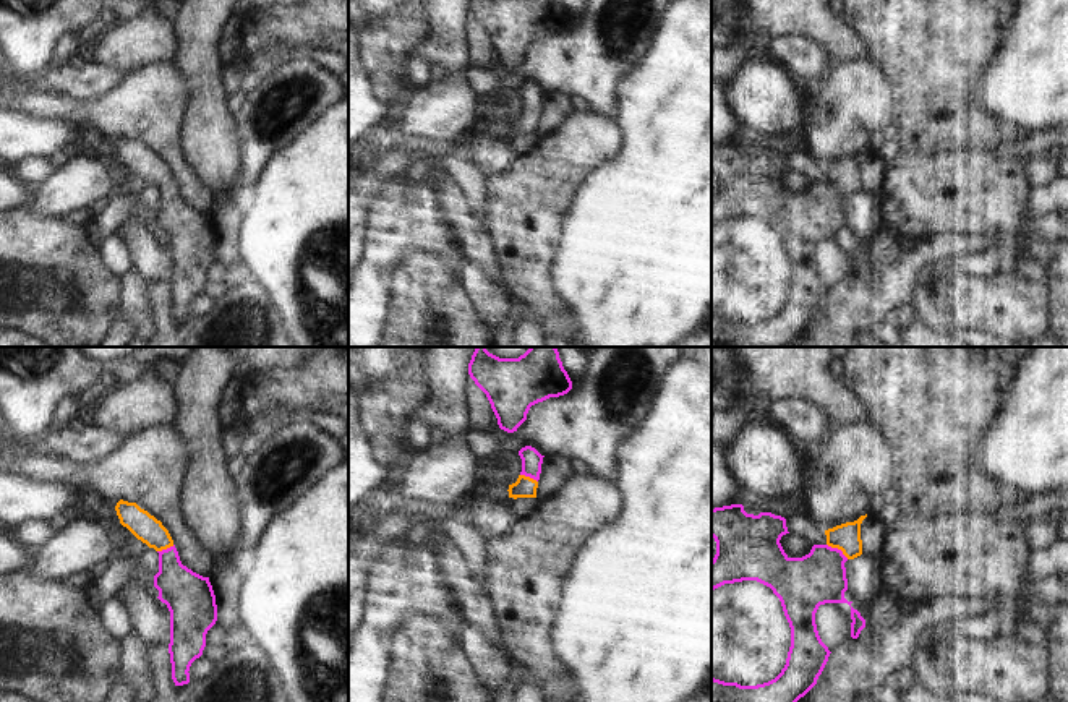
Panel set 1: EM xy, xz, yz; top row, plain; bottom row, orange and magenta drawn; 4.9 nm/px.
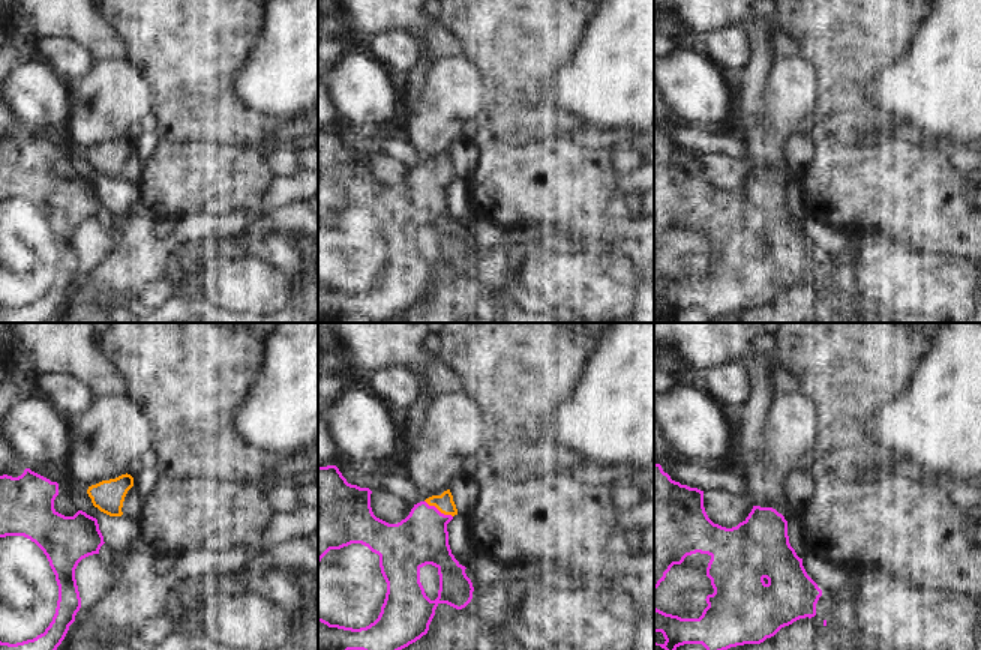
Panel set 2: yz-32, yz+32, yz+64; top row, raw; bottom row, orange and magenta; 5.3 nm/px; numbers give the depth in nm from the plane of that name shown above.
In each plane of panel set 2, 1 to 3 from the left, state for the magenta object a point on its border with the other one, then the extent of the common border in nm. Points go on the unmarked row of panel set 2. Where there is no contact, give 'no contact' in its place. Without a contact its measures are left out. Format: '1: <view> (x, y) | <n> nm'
1: no contact
2: yz+32 (438, 173) | 180 nm
3: no contact

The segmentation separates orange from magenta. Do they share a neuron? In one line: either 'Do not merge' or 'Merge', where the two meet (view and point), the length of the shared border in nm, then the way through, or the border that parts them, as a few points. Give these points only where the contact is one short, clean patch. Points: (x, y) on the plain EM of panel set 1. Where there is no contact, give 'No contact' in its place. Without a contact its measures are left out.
Merge. Touches orange at yz (838, 185). Shared border 130 nm. Path across: yz (846, 174), (838, 185), (803, 221).

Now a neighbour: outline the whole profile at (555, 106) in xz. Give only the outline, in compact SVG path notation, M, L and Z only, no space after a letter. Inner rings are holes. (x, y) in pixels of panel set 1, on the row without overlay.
M559 91L543 94L536 135L545 138L556 125L570 113L569 96Z

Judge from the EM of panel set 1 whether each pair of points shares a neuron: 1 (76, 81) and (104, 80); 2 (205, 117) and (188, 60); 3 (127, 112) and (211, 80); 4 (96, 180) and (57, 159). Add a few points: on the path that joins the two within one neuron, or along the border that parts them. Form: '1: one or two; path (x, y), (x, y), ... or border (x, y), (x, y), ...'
1: one; path (83, 81), (98, 80)
2: one; path (205, 102), (203, 75)
3: two; border (170, 65), (183, 83), (180, 127)
4: two; border (73, 153), (54, 169)

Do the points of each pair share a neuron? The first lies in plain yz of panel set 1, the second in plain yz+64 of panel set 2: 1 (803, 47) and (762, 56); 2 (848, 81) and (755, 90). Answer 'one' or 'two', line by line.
1: two
2: two

